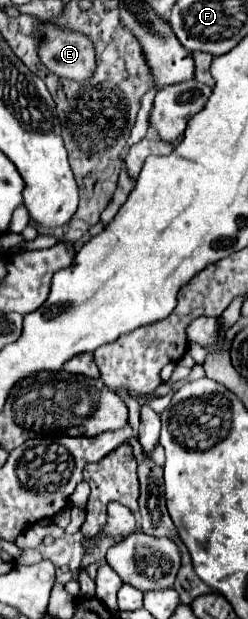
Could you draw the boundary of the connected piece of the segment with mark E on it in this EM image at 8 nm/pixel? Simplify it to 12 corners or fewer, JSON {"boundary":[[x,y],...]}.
{"boundary":[[50,22],[42,63],[60,77],[76,81],[96,69],[88,37]]}

